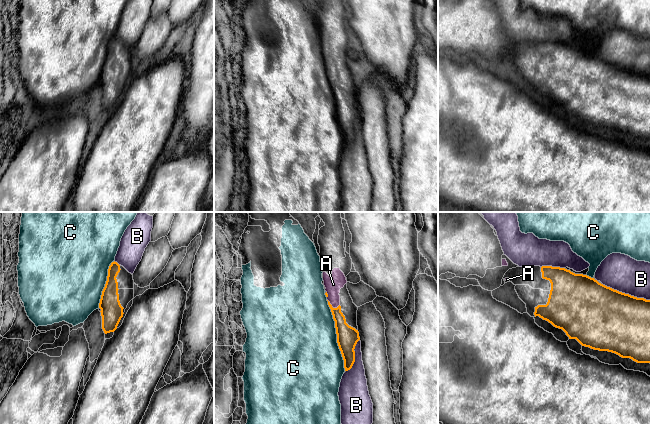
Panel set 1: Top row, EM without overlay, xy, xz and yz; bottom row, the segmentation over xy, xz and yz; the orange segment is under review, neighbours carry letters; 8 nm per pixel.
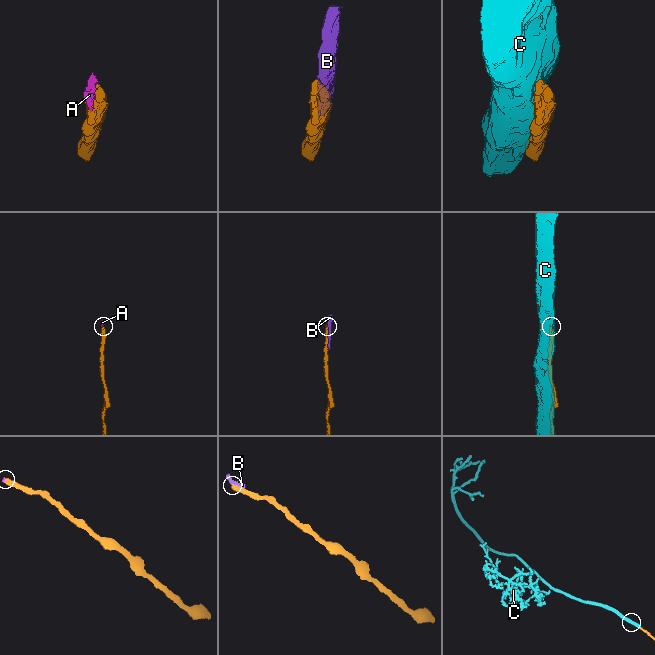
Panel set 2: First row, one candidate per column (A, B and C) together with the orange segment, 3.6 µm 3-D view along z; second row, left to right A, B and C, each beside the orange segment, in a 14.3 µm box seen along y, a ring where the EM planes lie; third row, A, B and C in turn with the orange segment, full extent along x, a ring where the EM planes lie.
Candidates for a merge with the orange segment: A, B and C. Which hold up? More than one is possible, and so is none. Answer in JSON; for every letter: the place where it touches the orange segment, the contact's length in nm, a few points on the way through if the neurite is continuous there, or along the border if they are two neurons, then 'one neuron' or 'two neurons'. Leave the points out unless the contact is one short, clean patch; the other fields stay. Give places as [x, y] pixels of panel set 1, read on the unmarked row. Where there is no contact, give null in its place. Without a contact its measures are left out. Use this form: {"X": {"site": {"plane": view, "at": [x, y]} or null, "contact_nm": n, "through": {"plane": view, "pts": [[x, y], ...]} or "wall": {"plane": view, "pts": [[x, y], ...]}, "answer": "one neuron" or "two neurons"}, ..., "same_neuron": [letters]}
{"A": {"site": {"plane": "xz", "at": [331, 82]}, "contact_nm": 120, "answer": "one neuron"}, "B": {"site": {"plane": "yz", "at": [626, 70]}, "contact_nm": 400, "answer": "two neurons"}, "C": {"site": {"plane": "xz", "at": [337, 111]}, "contact_nm": 600, "answer": "two neurons"}, "same_neuron": ["A"]}

